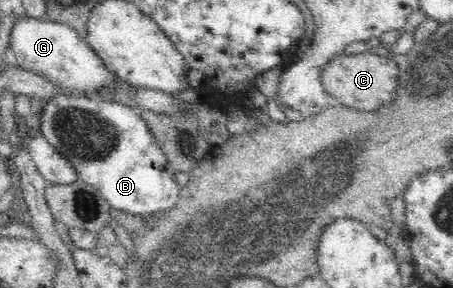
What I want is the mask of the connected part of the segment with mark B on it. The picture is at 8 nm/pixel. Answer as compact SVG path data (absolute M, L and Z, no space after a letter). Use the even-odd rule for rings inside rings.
M58 94L46 103L39 113L35 129L49 140L49 143L65 157L77 172L77 179L93 185L117 211L133 215L157 214L177 205L180 185L175 171L170 167L147 122L139 111L121 103L97 102L84 96Z

